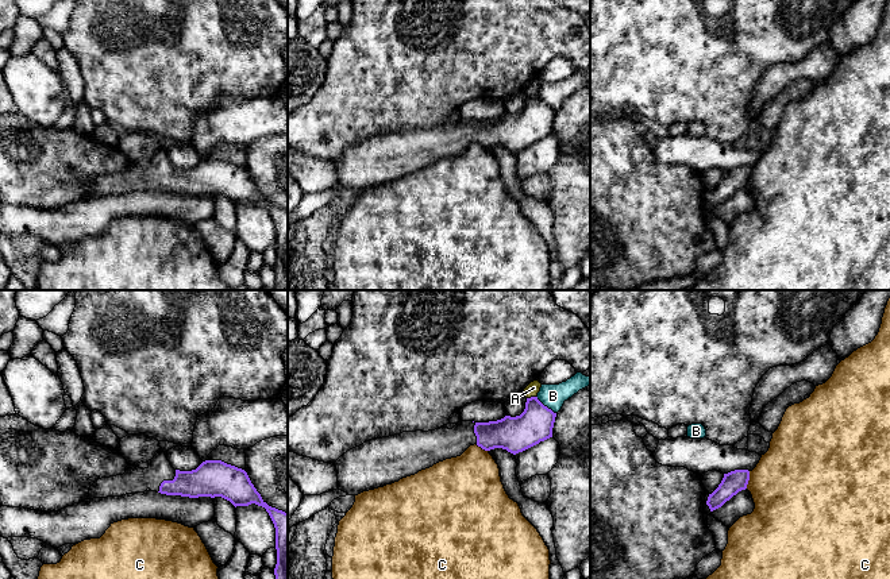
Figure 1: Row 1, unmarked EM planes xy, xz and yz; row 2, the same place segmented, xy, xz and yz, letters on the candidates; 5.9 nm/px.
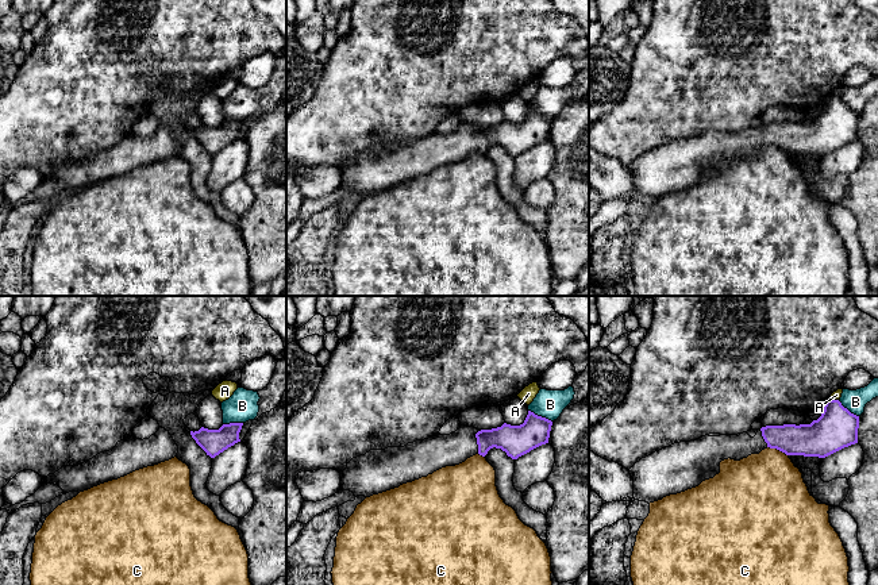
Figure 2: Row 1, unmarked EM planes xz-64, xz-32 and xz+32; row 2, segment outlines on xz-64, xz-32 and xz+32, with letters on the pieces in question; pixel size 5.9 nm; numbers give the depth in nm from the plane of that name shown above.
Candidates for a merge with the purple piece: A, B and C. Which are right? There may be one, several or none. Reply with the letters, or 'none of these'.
none of these

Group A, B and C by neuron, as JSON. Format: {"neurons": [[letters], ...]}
{"neurons": [["A"], ["B"], ["C"]]}

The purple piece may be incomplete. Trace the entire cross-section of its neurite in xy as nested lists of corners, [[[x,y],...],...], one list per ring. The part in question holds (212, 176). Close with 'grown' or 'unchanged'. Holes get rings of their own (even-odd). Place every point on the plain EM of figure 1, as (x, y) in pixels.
[[[165,150],[157,151],[147,161],[149,165],[145,167],[128,162],[123,173],[95,178],[95,181],[89,185],[89,193],[86,197],[122,194],[126,192],[145,190],[147,186],[150,186],[151,189],[166,193],[181,193],[189,196],[221,194],[230,198],[235,205],[248,204],[251,201],[262,204],[269,211],[276,225],[277,262],[274,266],[274,290],[288,290],[288,211],[269,204],[257,189],[244,167],[227,162],[221,158],[205,158],[196,167],[180,169],[172,165]]]; grown

